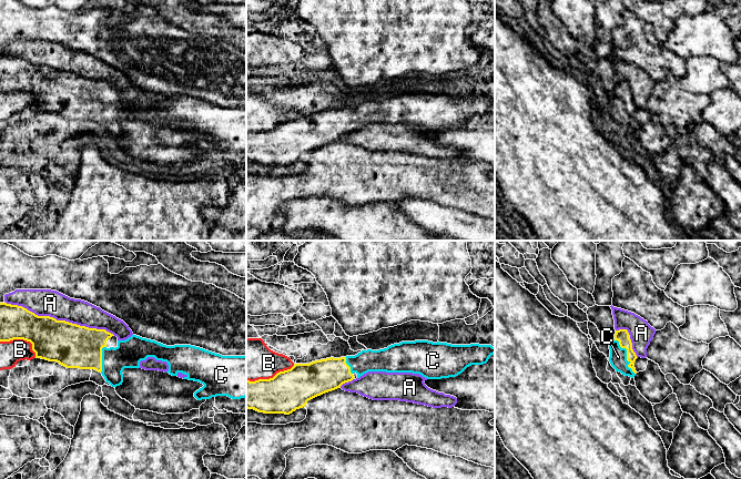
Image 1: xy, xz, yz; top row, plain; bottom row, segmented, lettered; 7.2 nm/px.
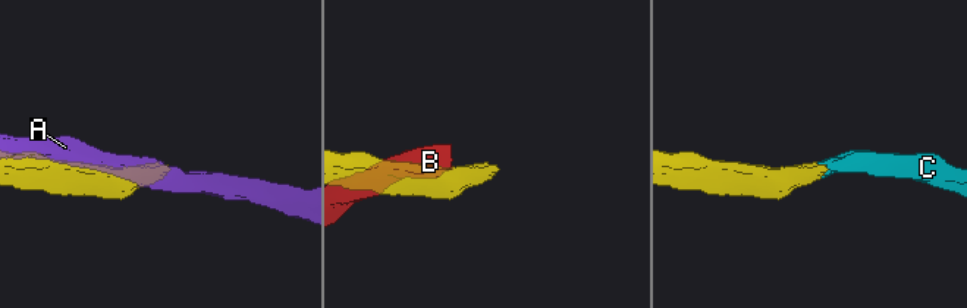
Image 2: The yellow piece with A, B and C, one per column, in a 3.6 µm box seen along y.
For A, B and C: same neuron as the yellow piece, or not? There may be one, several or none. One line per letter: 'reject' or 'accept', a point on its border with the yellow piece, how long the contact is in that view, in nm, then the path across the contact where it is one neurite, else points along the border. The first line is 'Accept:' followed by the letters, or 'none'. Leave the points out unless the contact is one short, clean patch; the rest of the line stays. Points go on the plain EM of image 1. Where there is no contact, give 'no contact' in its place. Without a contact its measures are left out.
Accept: C
A: reject | xy (60, 72) | 800 nm
B: reject | xz (270, 130) | 380 nm
C: accept | yz (627, 106) | 300 nm | across yz (622, 88), (622, 98), (627, 106), (618, 108)

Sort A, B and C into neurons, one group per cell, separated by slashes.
A / B / C

